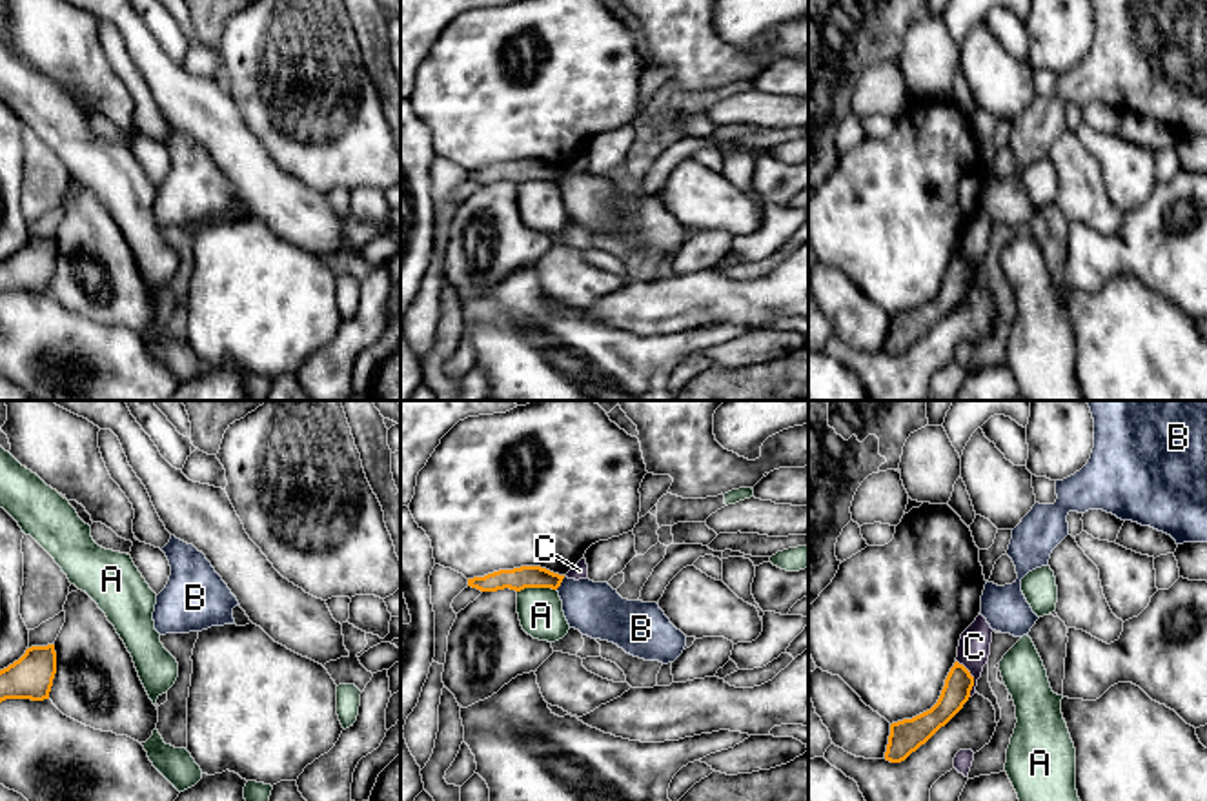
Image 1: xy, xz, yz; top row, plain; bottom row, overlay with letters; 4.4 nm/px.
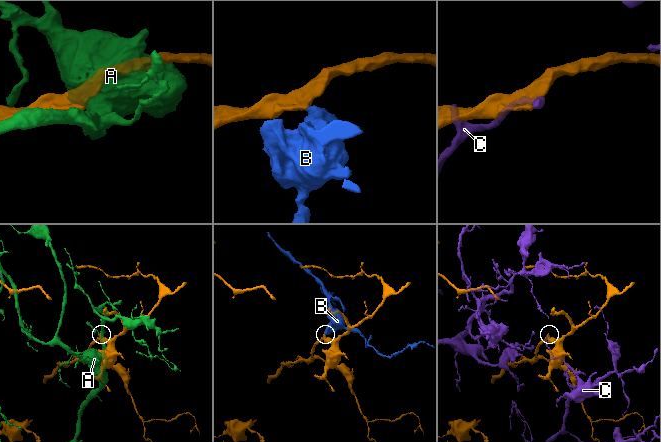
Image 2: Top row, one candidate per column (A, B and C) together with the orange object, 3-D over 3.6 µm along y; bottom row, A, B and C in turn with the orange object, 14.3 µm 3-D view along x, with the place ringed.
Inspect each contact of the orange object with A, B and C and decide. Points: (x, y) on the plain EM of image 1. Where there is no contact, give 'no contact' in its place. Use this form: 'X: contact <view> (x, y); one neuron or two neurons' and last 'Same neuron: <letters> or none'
A: contact xz (536, 179); two neurons
B: contact xz (561, 173); two neurons
C: contact yz (973, 270); two neurons
Same neuron: none

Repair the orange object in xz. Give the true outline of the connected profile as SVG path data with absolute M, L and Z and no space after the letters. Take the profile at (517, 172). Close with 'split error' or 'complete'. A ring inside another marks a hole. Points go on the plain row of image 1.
M521 158L513 162L499 162L484 169L468 171L468 178L481 184L497 184L497 182L515 182L524 180L552 180L557 182L564 167L553 166L541 158Z; complete

